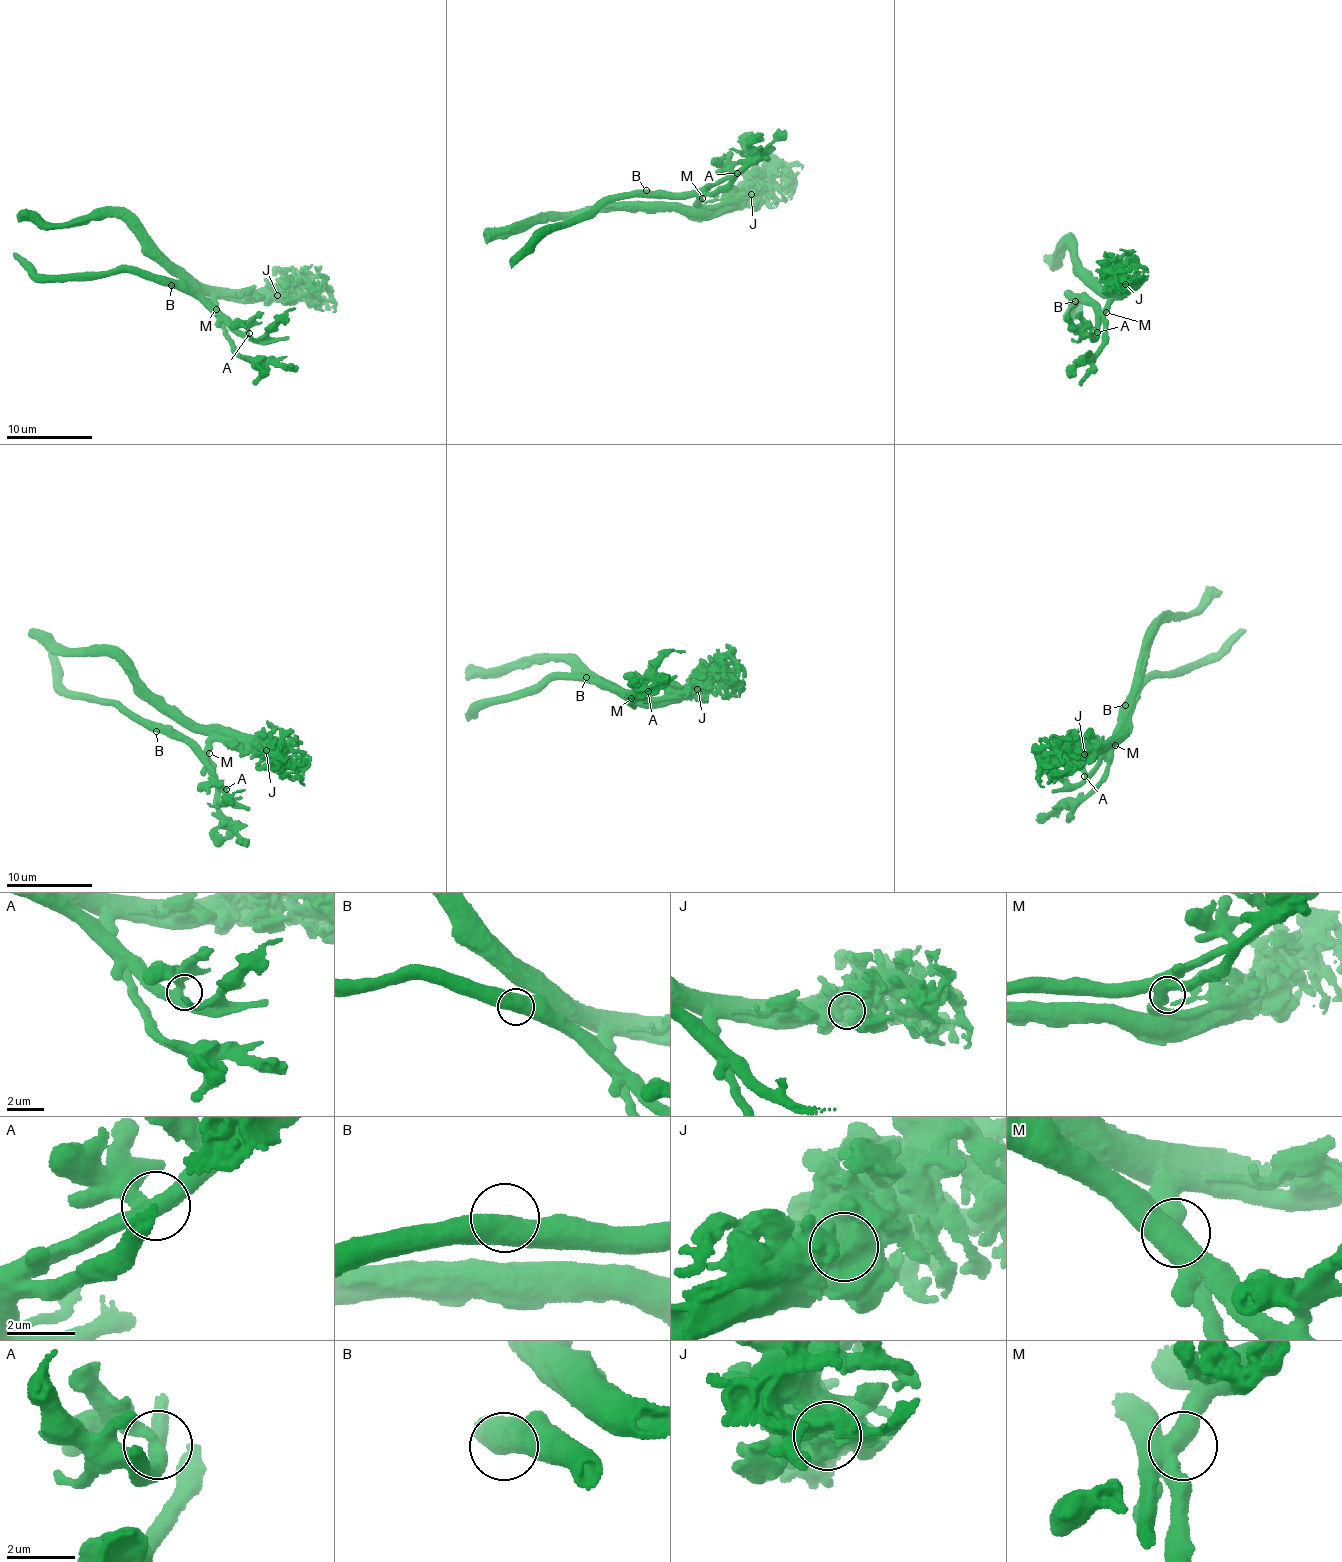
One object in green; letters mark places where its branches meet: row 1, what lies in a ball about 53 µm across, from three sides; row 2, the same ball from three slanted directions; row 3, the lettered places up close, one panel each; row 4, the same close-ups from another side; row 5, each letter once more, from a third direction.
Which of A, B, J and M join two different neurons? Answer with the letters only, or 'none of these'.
J

